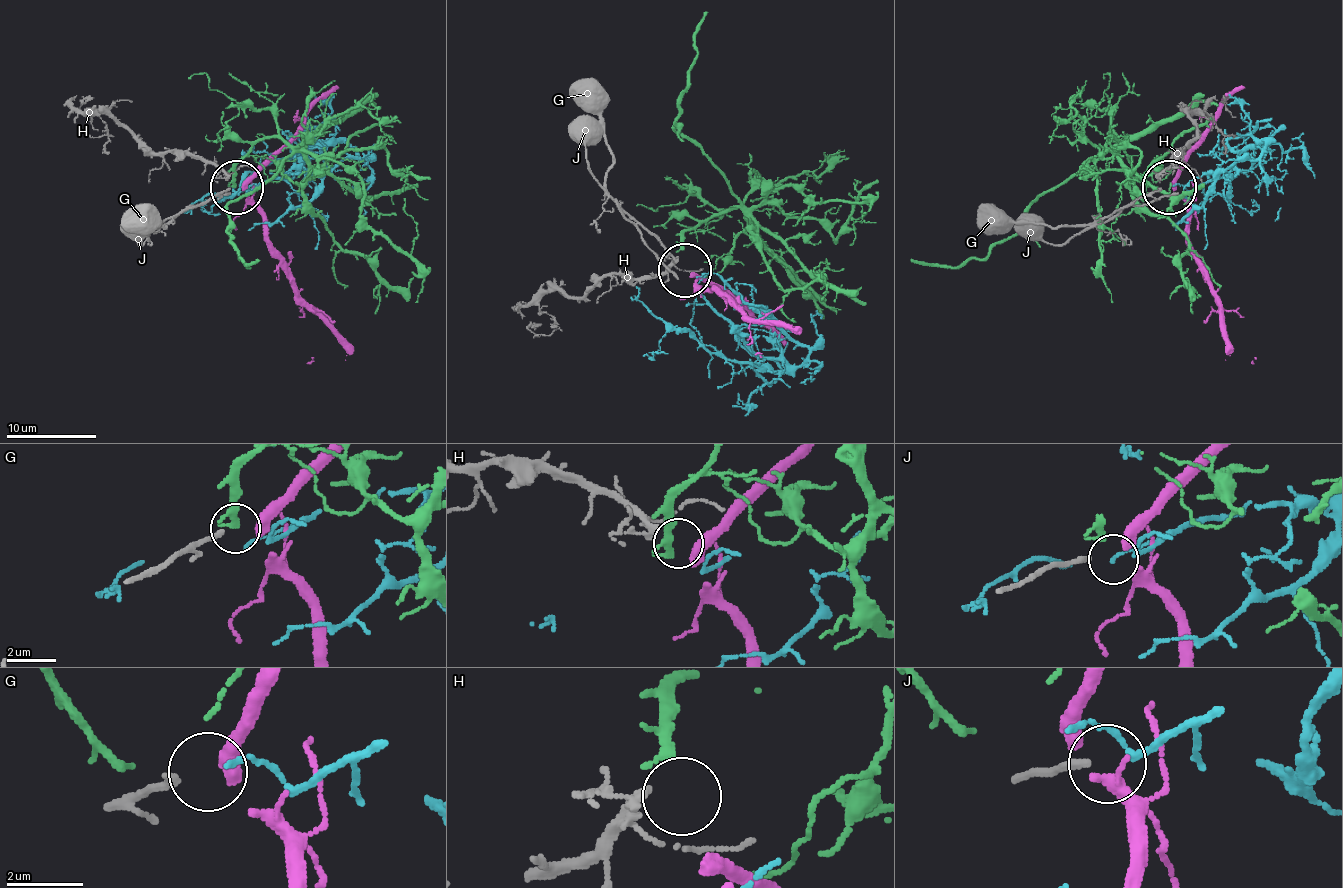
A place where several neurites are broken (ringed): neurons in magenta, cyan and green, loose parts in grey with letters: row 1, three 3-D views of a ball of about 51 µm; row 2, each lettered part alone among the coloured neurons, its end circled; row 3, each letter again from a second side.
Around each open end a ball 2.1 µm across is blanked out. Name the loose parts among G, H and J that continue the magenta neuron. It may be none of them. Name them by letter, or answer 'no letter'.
G

